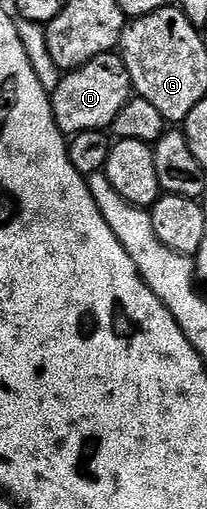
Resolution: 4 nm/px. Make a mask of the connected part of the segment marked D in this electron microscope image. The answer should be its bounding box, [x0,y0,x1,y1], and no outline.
[51,59,133,135]

